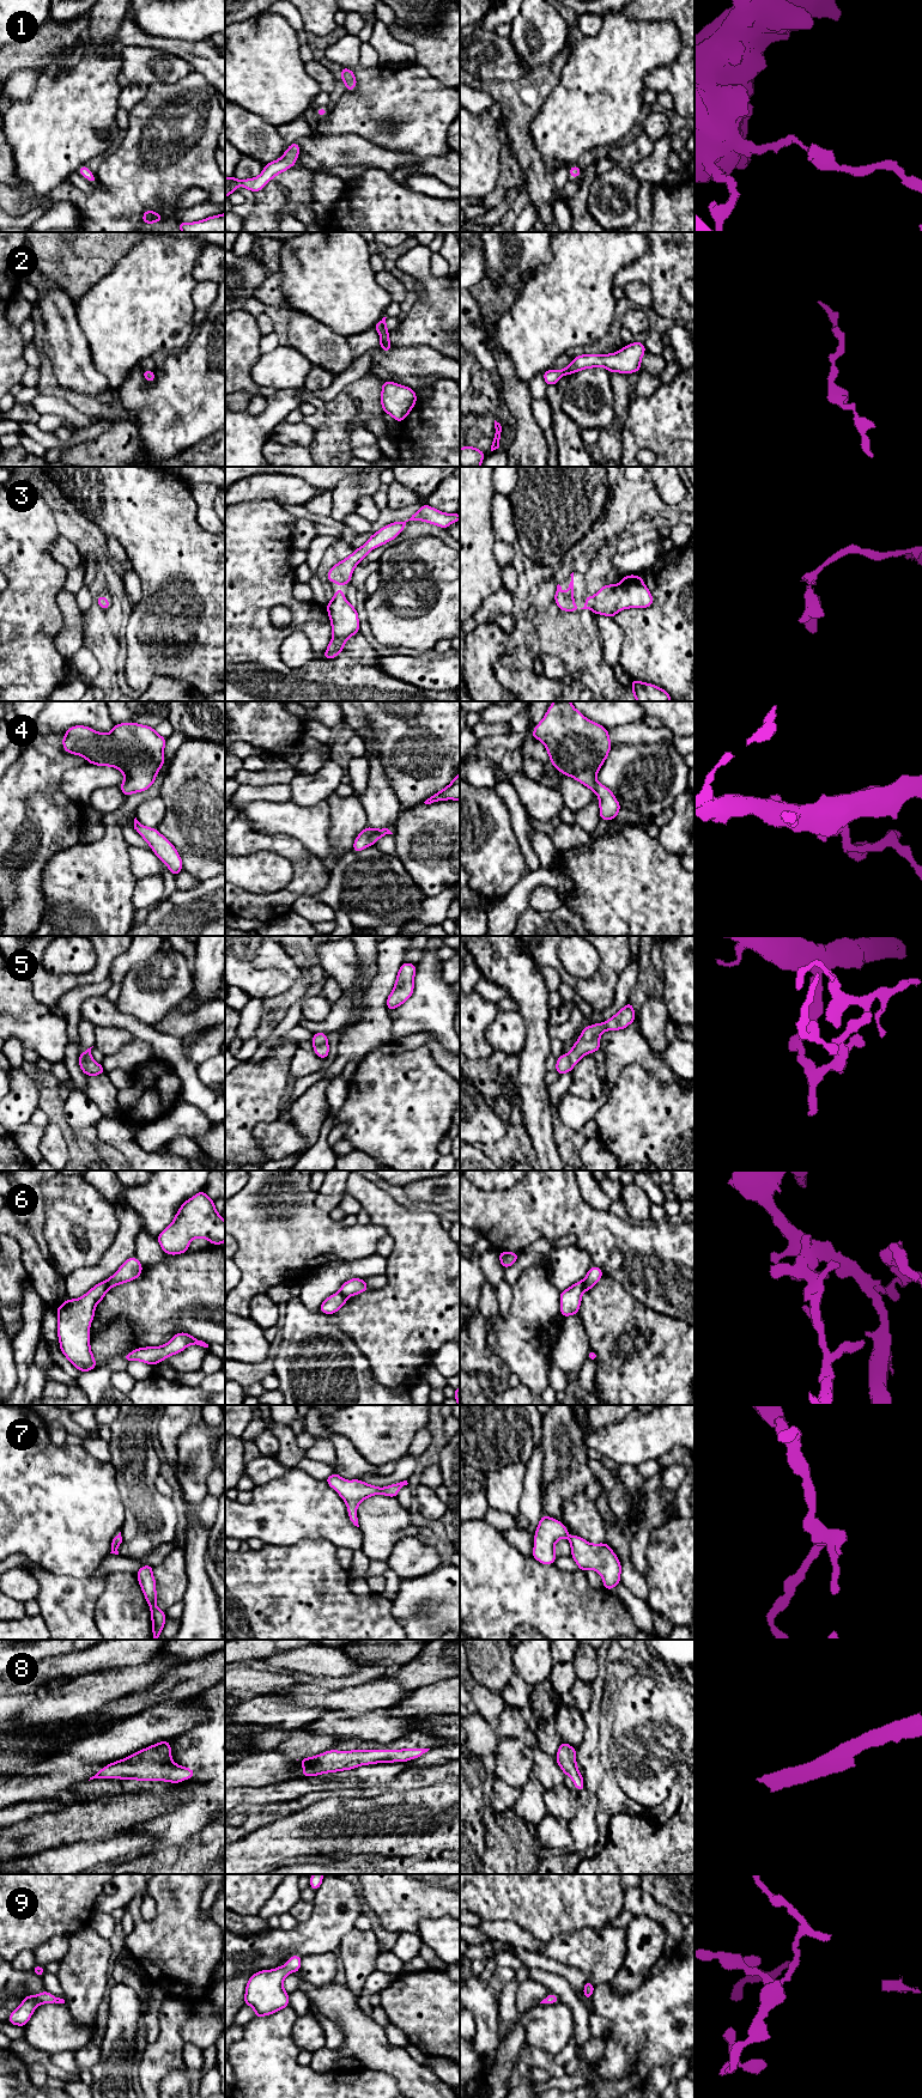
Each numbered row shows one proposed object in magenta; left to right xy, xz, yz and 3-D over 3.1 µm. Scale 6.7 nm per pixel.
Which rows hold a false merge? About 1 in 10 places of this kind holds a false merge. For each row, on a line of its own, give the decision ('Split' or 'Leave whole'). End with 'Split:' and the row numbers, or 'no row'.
1: Leave whole
2: Leave whole
3: Leave whole
4: Leave whole
5: Leave whole
6: Split
7: Leave whole
8: Leave whole
9: Leave whole
Split: 6

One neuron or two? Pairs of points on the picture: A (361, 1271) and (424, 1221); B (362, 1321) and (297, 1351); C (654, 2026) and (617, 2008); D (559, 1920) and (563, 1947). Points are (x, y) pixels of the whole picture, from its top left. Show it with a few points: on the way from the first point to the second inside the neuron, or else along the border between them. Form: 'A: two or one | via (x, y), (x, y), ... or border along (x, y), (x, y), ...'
A: two | border along (387, 1258), (384, 1273)
B: two | border along (331, 1314), (331, 1320), (355, 1342), (361, 1351)
C: one | via (644, 2022), (626, 2013)
D: two | border along (589, 1927), (552, 1937), (545, 1944)

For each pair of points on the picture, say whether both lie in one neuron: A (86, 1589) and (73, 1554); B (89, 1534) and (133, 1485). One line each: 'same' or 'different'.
A: different
B: different

